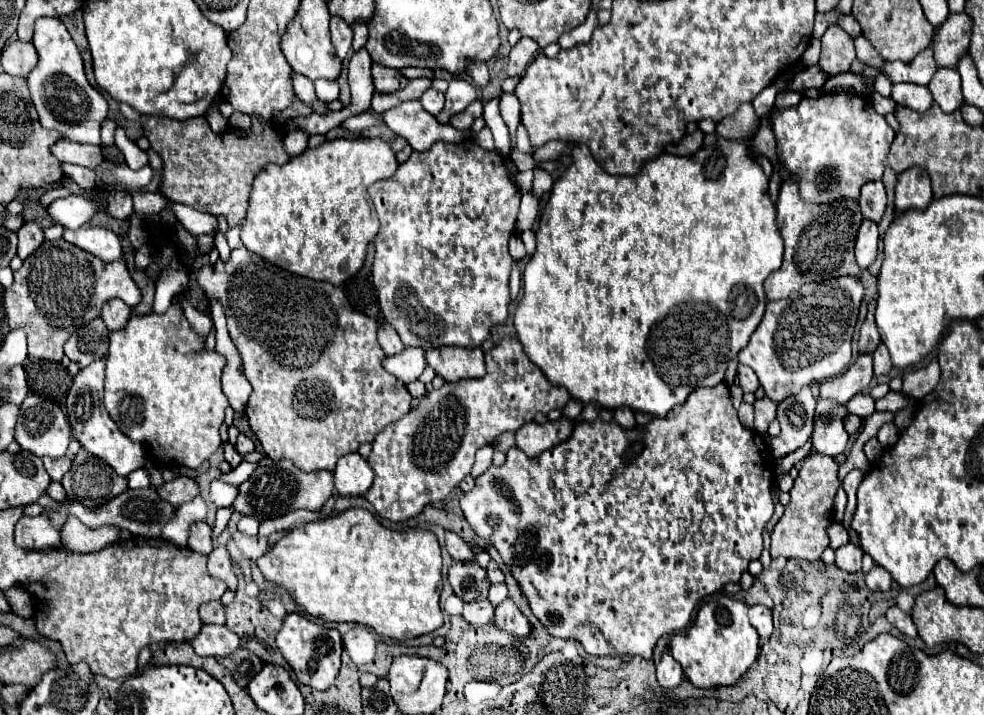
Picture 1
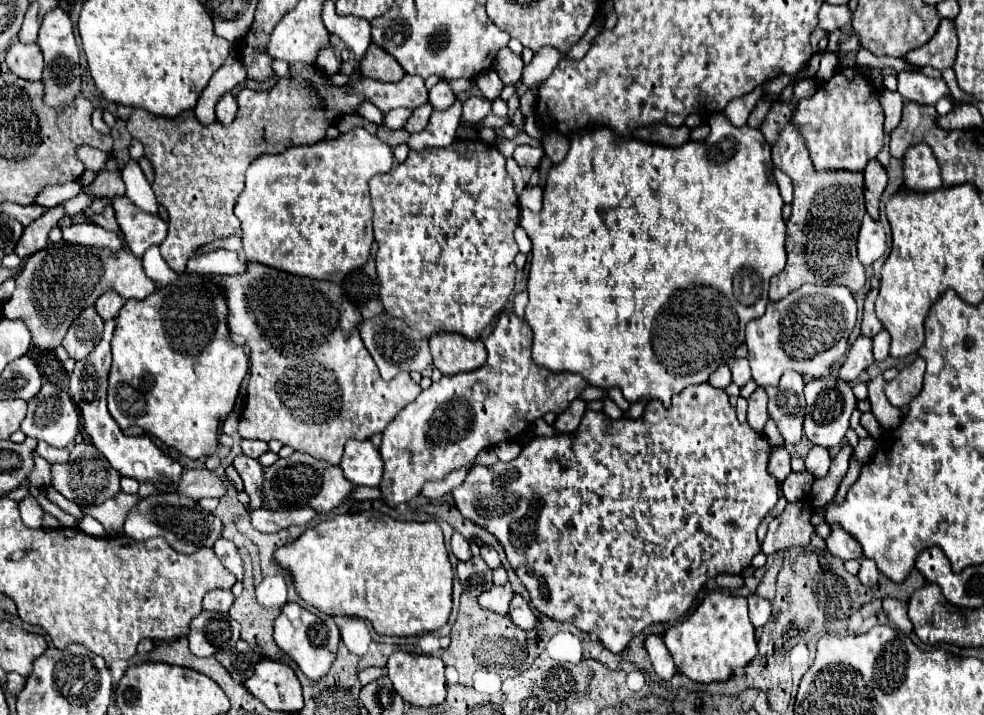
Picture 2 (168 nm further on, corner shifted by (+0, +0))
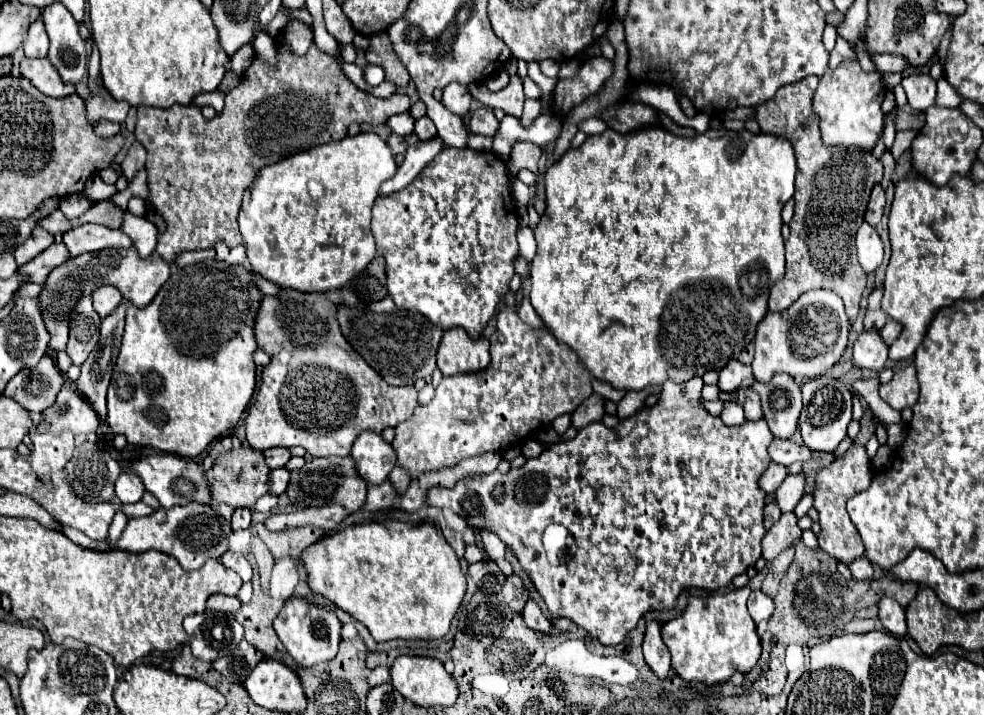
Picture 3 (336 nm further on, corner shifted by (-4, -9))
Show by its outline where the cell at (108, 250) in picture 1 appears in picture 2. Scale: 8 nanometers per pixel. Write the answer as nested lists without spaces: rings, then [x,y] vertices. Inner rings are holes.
[[[73,223],[71,227],[61,229],[63,239],[77,245],[89,245],[89,247],[107,247],[107,249],[121,249],[121,241],[115,233],[105,231],[103,227],[95,223]]]

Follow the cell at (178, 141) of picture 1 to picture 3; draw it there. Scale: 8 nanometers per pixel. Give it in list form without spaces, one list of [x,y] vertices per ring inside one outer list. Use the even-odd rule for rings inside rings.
[[[275,40],[275,52],[277,52],[277,64],[271,66],[269,62],[265,62],[261,56],[255,56],[251,66],[241,74],[241,82],[237,88],[233,88],[227,96],[225,96],[225,108],[219,116],[211,118],[211,120],[205,120],[203,114],[201,114],[201,108],[197,106],[171,106],[171,108],[153,108],[153,106],[139,106],[137,108],[137,128],[135,128],[135,138],[143,144],[143,148],[147,150],[147,162],[145,162],[145,170],[147,170],[147,186],[149,186],[149,204],[155,208],[157,214],[163,216],[163,220],[167,222],[167,230],[159,236],[159,242],[157,242],[157,254],[161,258],[165,258],[171,266],[173,266],[173,258],[175,254],[179,252],[187,252],[187,250],[205,250],[205,248],[213,248],[213,244],[217,240],[225,242],[227,246],[241,246],[241,232],[239,232],[239,226],[237,226],[237,212],[241,208],[241,196],[245,192],[245,188],[251,186],[255,174],[263,168],[263,166],[269,166],[269,164],[275,164],[275,162],[281,162],[283,158],[295,154],[295,152],[303,152],[303,150],[309,150],[313,146],[319,146],[319,144],[327,144],[327,142],[333,142],[333,140],[341,140],[347,136],[347,128],[349,124],[353,122],[367,122],[367,124],[383,124],[387,122],[389,116],[395,116],[395,114],[401,114],[401,112],[407,112],[409,110],[409,98],[405,94],[393,94],[393,98],[389,100],[383,100],[383,98],[375,98],[363,90],[359,90],[355,84],[349,82],[349,78],[345,76],[343,68],[341,68],[341,62],[335,60],[331,54],[325,54],[323,50],[319,50],[315,44],[307,50],[305,56],[297,58],[283,42],[277,42]]]

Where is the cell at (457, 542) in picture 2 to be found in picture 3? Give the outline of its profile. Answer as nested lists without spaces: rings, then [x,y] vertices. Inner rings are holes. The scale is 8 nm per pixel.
[[[471,544],[471,546],[467,546],[467,550],[465,550],[465,558],[467,558],[469,564],[475,564],[475,562],[485,560],[485,552],[483,552],[483,548],[479,548],[477,544]]]

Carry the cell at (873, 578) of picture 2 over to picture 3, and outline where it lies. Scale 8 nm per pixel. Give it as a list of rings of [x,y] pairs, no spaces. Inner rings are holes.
[[[865,556],[857,558],[855,562],[849,562],[847,568],[849,568],[849,572],[853,574],[855,580],[871,580],[873,578],[873,566]]]

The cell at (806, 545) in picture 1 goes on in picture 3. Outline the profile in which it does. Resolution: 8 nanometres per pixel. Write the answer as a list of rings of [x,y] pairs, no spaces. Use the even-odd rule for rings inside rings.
[[[781,514],[781,518],[763,536],[763,558],[773,560],[785,548],[789,548],[797,538],[801,538],[801,530],[797,526],[797,516]]]

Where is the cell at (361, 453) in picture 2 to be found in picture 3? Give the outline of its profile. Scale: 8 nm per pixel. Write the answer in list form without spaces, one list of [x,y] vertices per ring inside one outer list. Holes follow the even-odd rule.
[[[369,430],[361,432],[351,450],[353,460],[357,462],[357,470],[367,484],[381,484],[387,480],[389,472],[397,464],[395,450],[389,442],[383,440],[381,434],[373,434]]]

